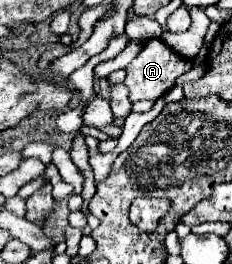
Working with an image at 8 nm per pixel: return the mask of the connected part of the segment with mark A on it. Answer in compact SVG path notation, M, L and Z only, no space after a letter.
M160 39L144 41L140 53L132 59L130 65L126 65L124 85L130 91L130 101L136 103L136 101L142 101L142 99L150 99L150 101L160 99L168 89L174 87L176 77L190 71L190 67L192 67L190 61L186 57L182 57L182 55L176 55L164 41L160 41Z

